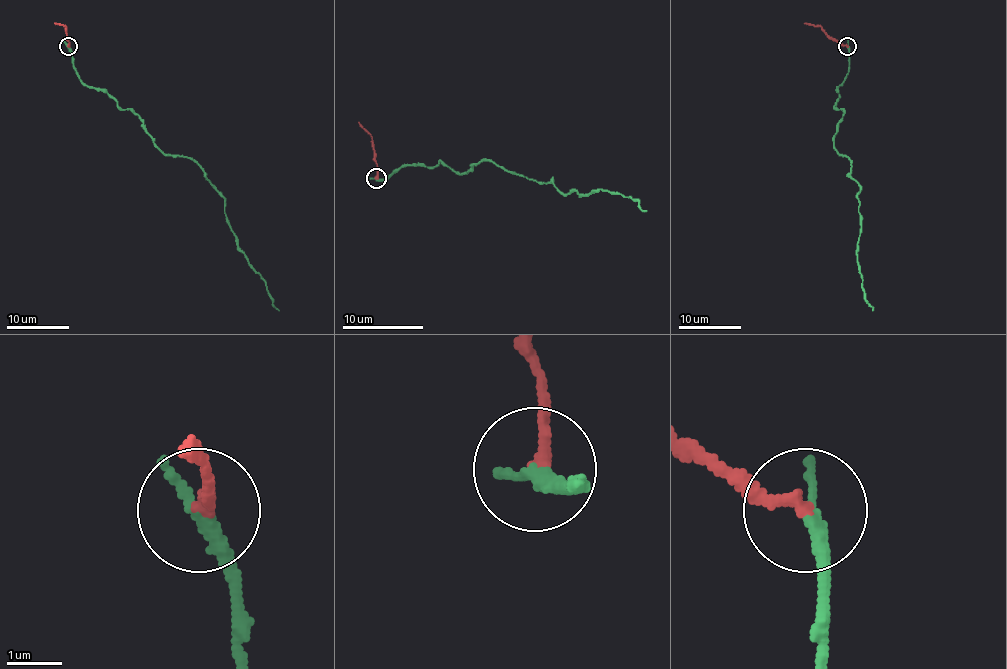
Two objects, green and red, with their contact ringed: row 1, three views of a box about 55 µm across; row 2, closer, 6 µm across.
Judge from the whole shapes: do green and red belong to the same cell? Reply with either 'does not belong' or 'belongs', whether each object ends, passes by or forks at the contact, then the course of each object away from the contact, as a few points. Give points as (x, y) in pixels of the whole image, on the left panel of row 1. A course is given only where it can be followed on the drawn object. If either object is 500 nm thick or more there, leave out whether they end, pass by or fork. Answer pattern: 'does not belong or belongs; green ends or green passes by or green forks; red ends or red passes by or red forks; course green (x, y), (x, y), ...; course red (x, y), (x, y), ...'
does not belong; green ends; red ends; course green (68, 46), (78, 77), (136, 113), (166, 154), (189, 157), (200, 167), (224, 198), (237, 247), (279, 310); course red (68, 46), (65, 27), (54, 24)

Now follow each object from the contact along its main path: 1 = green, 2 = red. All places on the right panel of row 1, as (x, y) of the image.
1: (848, 46), (833, 146), (848, 157), (860, 189), (857, 263), (873, 310)
2: (848, 46), (841, 46), (819, 27), (803, 24)

